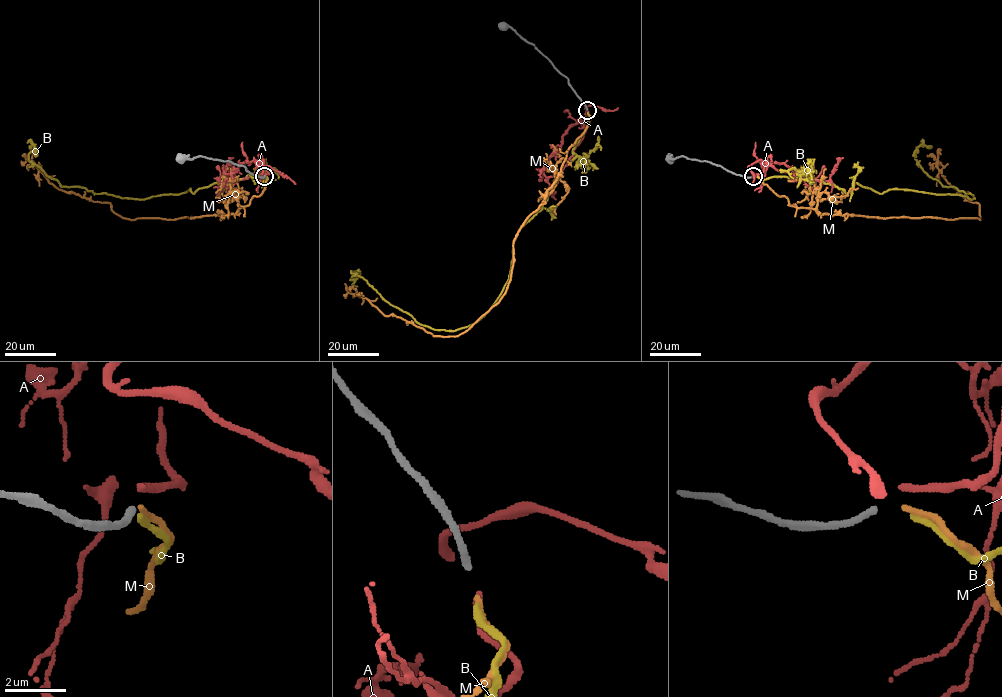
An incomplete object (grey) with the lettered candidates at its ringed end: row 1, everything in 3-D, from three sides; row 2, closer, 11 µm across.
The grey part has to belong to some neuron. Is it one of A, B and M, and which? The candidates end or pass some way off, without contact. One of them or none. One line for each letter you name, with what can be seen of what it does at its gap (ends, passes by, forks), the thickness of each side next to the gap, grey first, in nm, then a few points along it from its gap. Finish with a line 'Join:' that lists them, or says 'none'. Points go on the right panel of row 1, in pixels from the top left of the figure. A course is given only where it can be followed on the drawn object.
B: it ends there; 220 nm thick on the grey side, 240 nm on the other; it runs (756, 176), (803, 174), (846, 192), (856, 183), (879, 193), (974, 198), (923, 170), (914, 151), (930, 145)
Join: B

